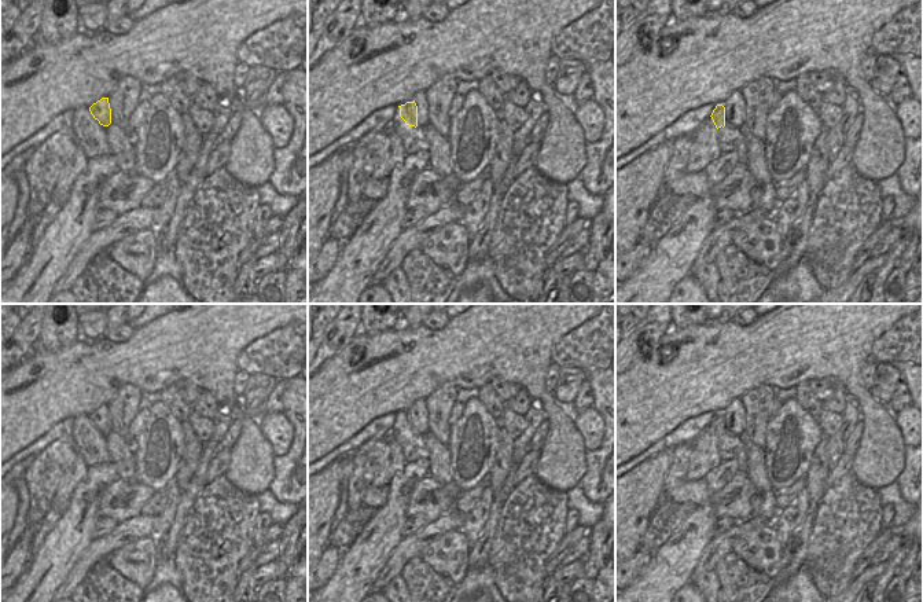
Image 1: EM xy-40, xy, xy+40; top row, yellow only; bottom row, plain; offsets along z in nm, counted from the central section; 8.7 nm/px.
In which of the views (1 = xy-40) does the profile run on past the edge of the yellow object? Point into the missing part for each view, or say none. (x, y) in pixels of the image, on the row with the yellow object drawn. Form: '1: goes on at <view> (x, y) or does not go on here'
1: does not go on here

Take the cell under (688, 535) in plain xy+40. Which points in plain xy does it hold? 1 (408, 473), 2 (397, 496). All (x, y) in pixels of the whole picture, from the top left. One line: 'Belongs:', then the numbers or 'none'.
Belongs: 1, 2

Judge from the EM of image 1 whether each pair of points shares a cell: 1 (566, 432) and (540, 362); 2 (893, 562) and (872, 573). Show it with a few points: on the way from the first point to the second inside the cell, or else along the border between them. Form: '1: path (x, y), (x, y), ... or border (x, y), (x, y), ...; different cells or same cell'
1: path (558, 414), (539, 391), (539, 380); same cell
2: border (885, 562), (885, 571), (875, 584); different cells

